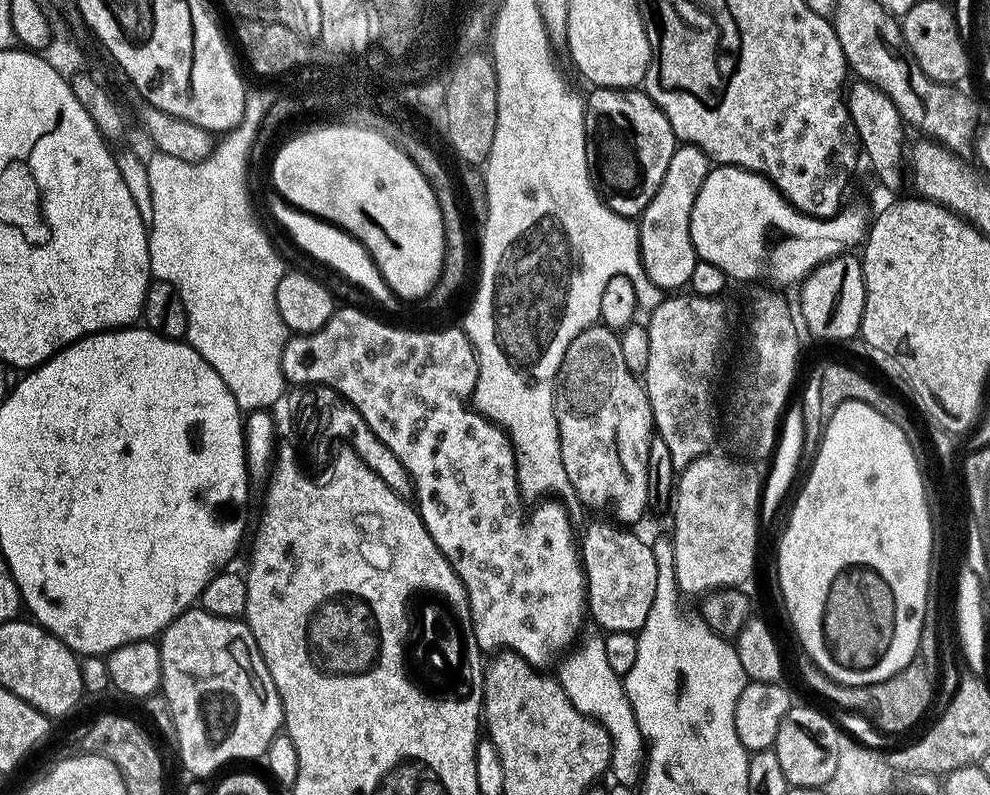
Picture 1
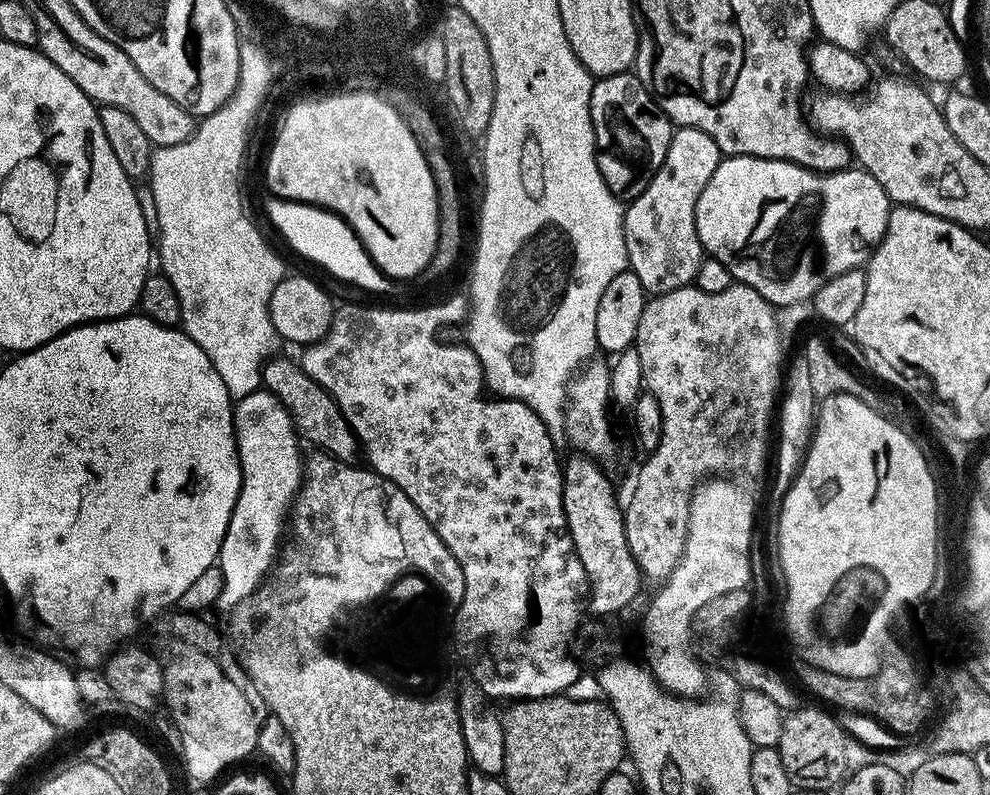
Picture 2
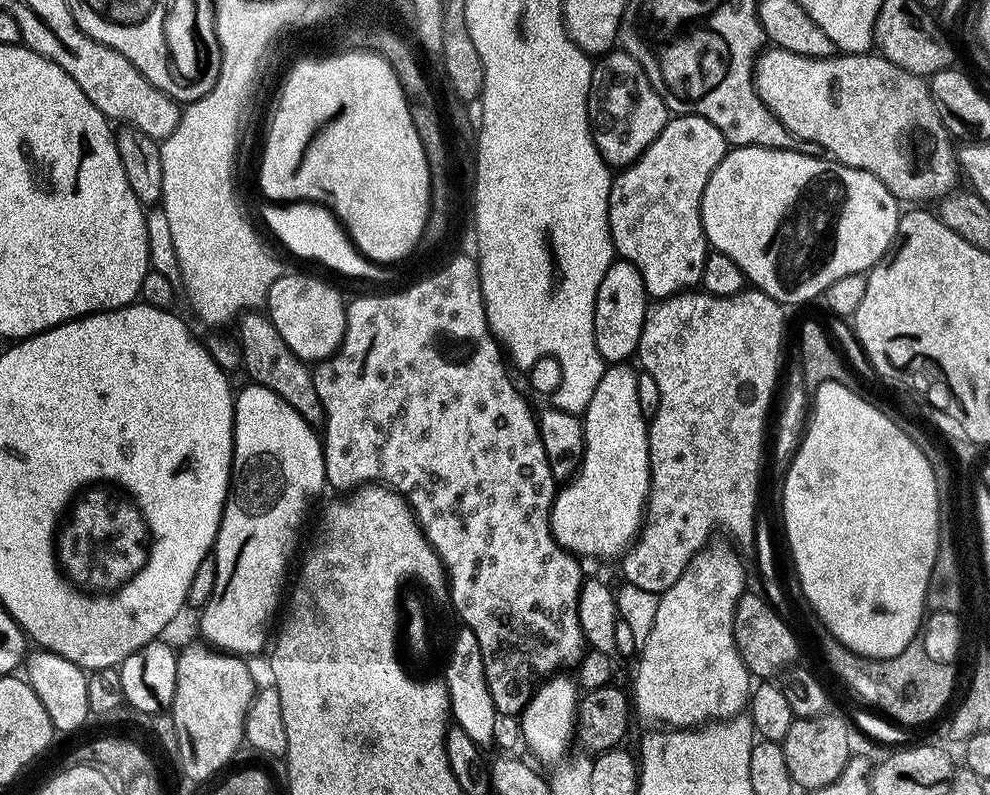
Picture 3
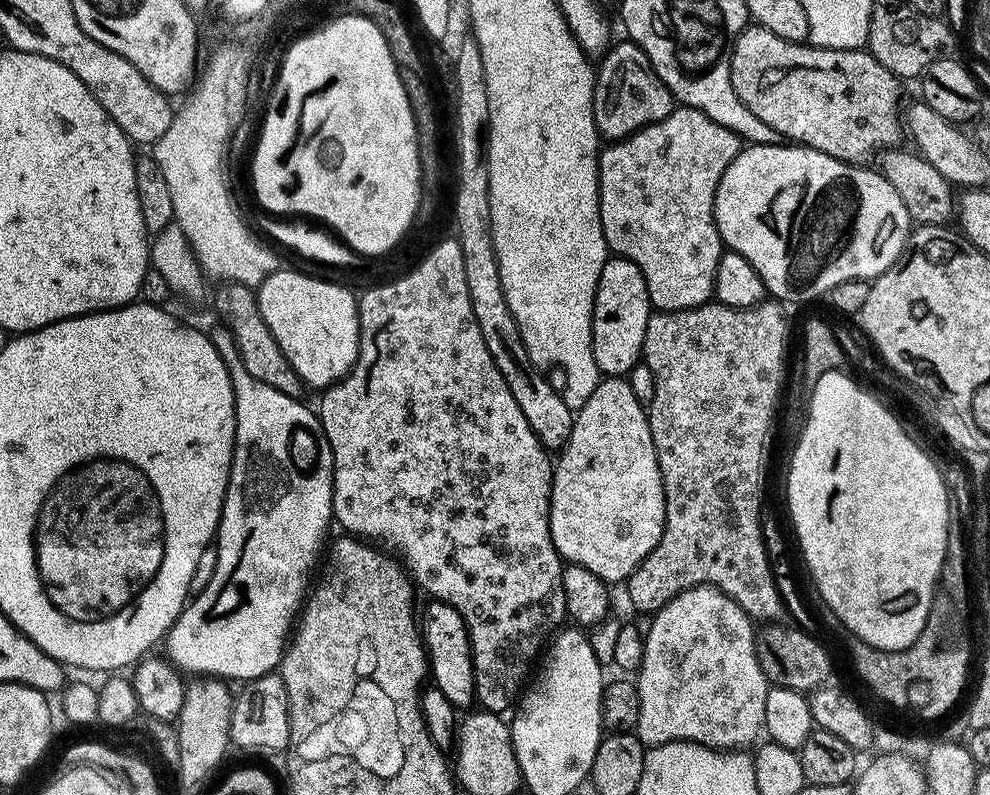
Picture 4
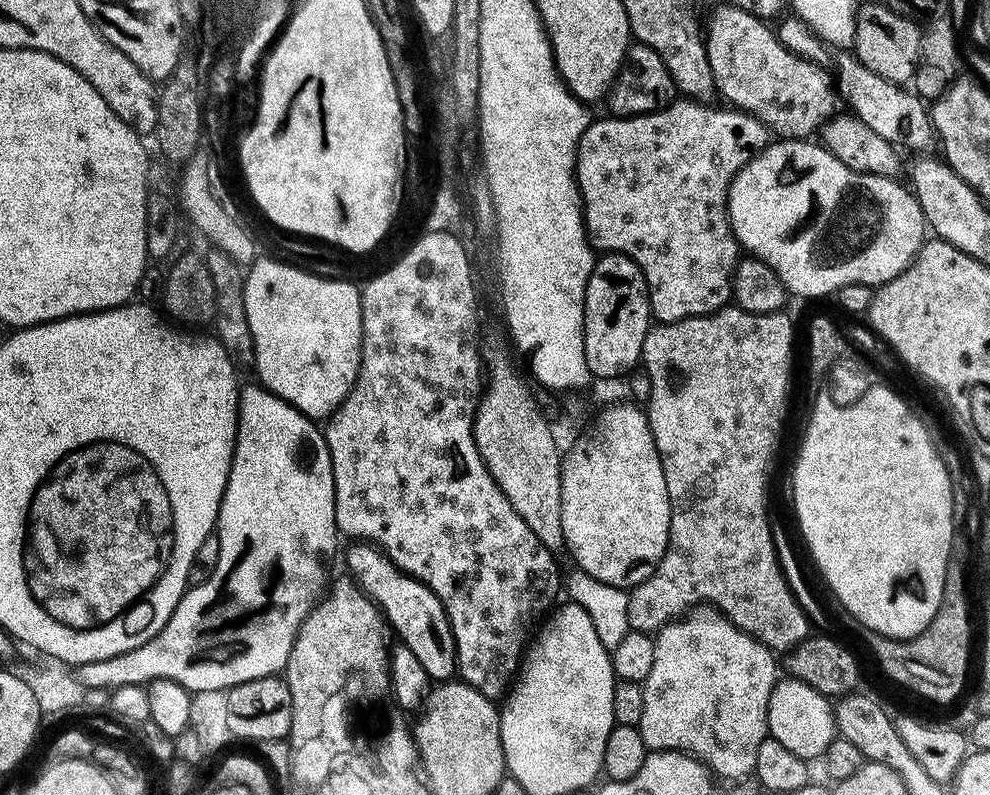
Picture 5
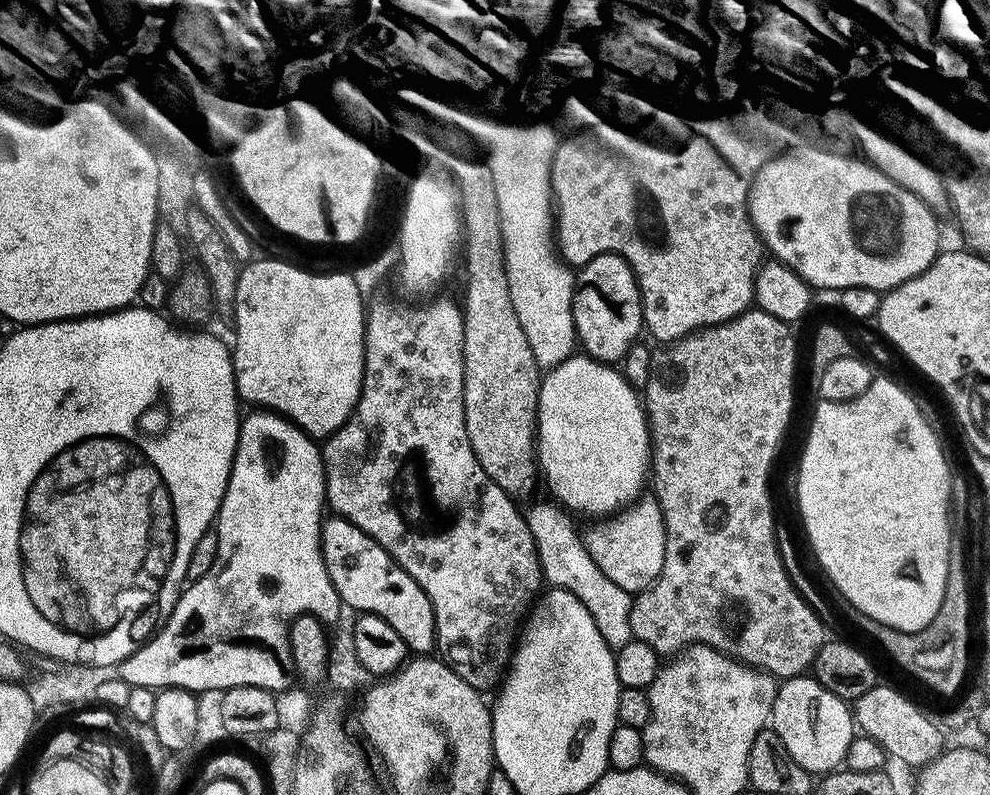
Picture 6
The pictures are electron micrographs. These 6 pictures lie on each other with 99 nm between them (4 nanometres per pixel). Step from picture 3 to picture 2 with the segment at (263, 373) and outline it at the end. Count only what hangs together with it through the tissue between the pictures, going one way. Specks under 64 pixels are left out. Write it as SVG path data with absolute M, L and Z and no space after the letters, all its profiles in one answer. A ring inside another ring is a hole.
M279 356L269 359L265 364L263 387L283 402L293 426L305 441L308 439L310 443L325 448L336 462L355 461L352 459L358 456L358 441L342 410L337 406L336 399L321 384L308 377L295 359L287 360L286 357Z

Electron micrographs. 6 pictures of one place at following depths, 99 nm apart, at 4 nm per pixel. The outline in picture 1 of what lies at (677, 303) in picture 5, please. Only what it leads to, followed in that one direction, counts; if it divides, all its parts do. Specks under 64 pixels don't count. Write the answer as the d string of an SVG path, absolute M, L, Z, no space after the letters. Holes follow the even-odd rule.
M681 143L674 150L674 158L670 158L670 166L666 166L666 178L662 178L658 194L650 198L650 206L638 218L642 266L650 282L662 290L683 289L694 271L698 257L690 238L690 214L709 171L710 161L704 151L693 144Z

